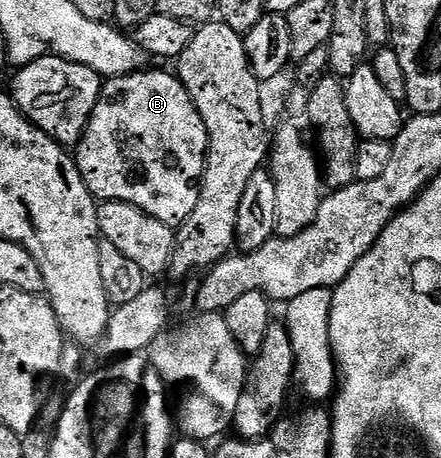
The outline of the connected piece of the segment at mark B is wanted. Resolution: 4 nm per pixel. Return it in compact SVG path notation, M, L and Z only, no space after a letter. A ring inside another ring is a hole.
M151 71L131 72L128 76L113 76L100 87L99 101L89 118L87 129L83 131L83 136L74 149L73 155L75 157L75 165L79 167L81 178L96 201L120 200L126 204L132 204L141 210L145 210L145 214L157 218L157 222L165 222L170 228L178 230L189 218L189 214L193 214L193 210L197 210L199 186L203 179L203 170L207 167L207 131L205 130L205 122L201 118L197 106L189 98L189 94L185 90L183 83L180 82L178 75L174 71Z

